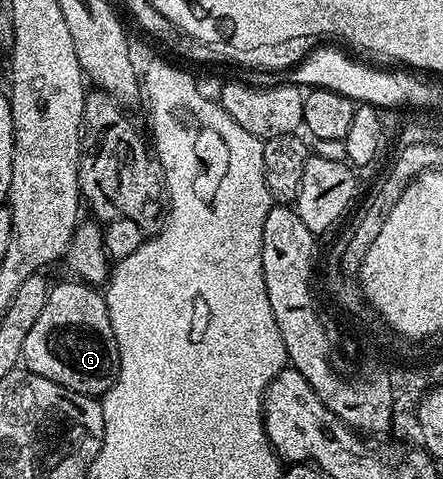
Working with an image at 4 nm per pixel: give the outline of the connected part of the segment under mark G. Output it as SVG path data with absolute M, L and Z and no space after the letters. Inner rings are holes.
M68 281L50 285L47 304L43 304L43 312L39 312L23 340L21 362L35 376L55 380L71 392L100 396L111 389L119 372L119 348L111 328L109 305L96 285Z

